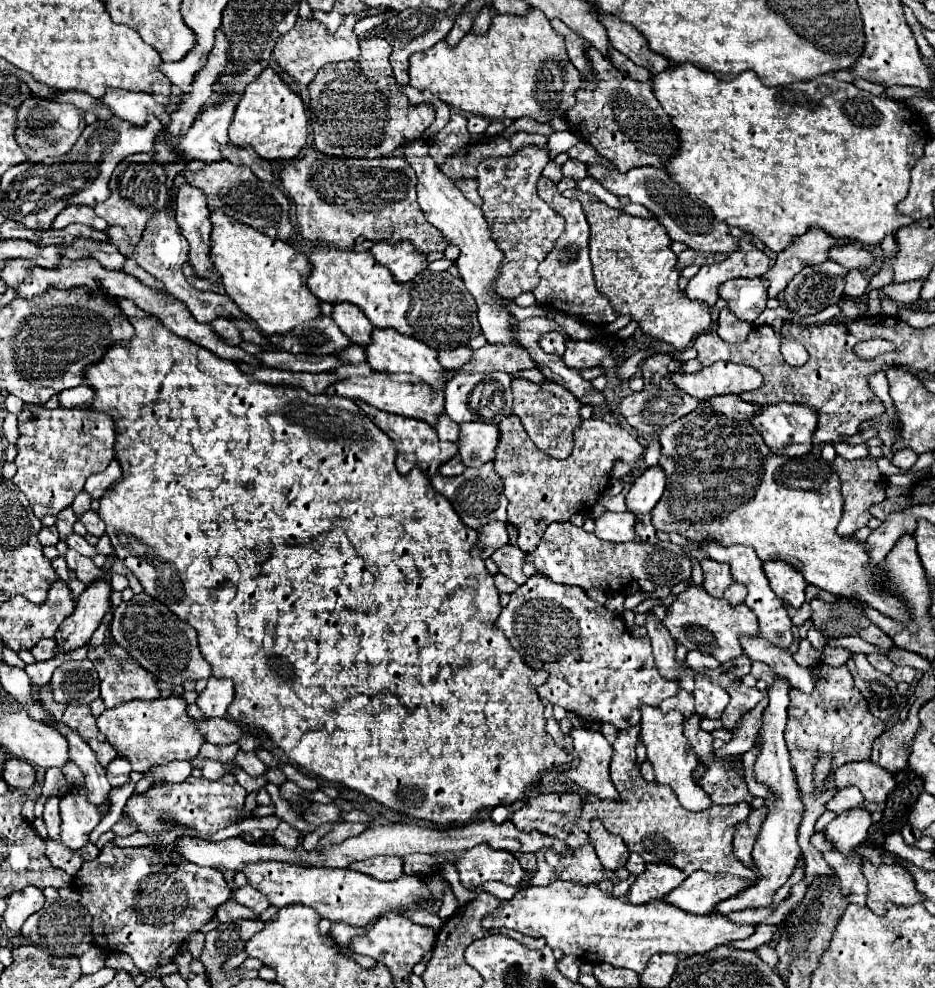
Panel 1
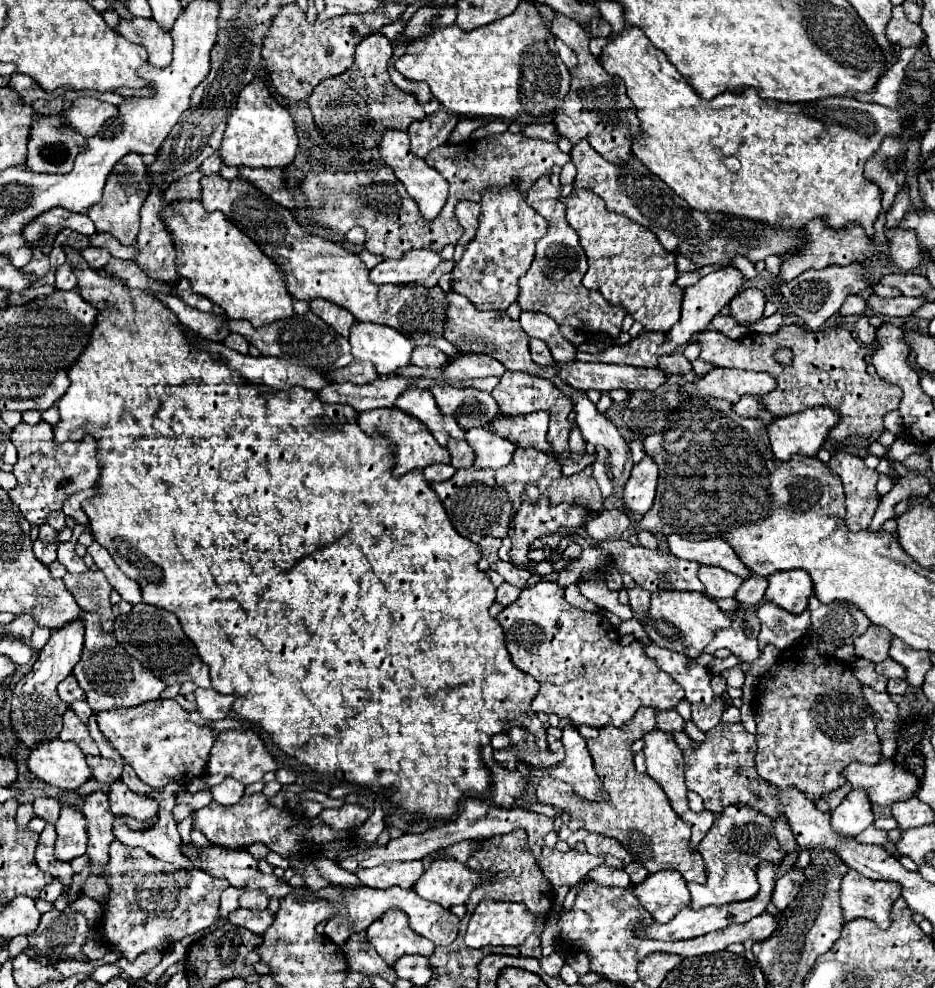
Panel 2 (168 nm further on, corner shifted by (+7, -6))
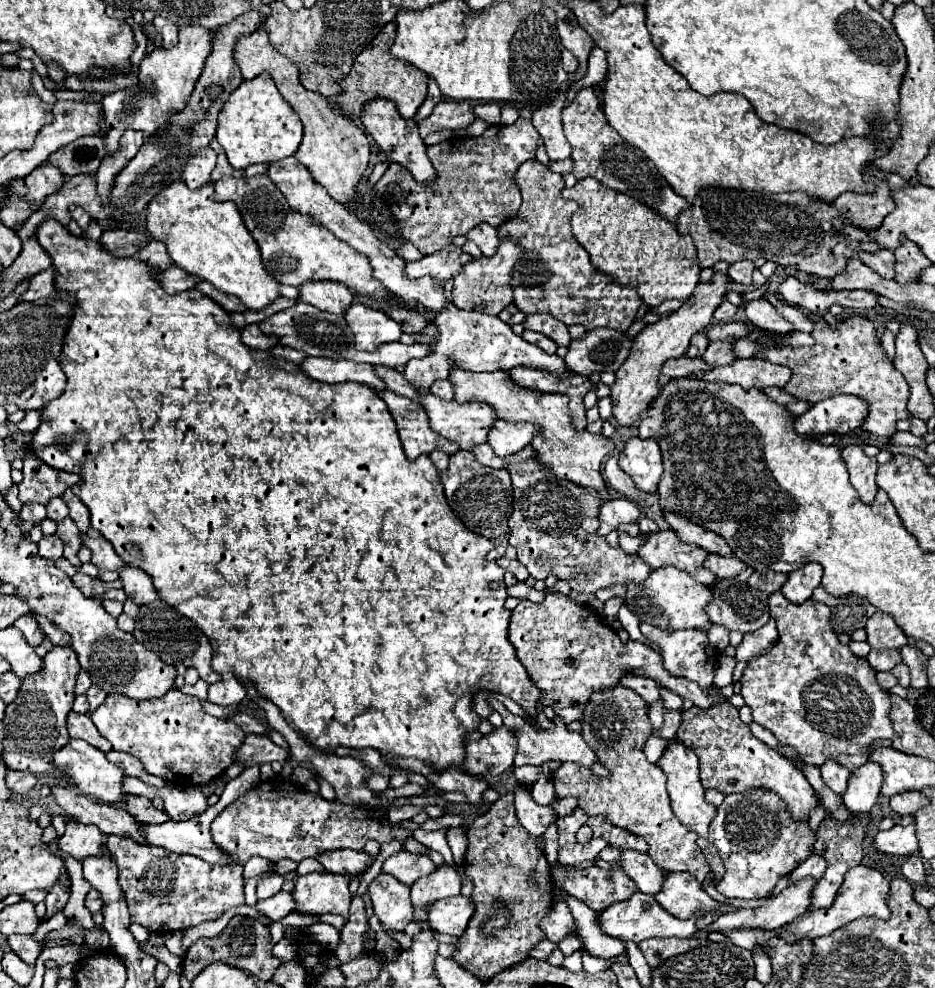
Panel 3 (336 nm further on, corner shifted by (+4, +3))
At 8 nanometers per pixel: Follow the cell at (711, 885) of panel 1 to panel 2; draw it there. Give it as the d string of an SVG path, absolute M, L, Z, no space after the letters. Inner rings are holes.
M746 804L728 806L720 814L720 818L712 824L710 832L700 842L698 851L702 854L708 869L708 882L706 884L688 882L688 890L690 890L688 908L692 910L700 910L706 906L722 906L722 904L740 902L756 896L758 892L758 880L754 874L756 864L760 860L782 862L784 858L784 852L780 852L780 846L774 836L772 818L764 816L762 812Z

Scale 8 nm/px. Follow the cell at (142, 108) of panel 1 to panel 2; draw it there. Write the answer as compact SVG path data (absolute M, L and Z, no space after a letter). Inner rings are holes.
M90 96L76 98L72 106L64 112L66 112L68 124L84 136L94 136L106 120L120 116L118 106L90 98Z

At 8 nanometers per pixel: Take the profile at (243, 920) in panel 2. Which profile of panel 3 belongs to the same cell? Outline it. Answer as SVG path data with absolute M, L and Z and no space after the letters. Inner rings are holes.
M279 891L275 897L259 901L255 907L257 907L257 911L261 911L271 921L281 921L283 917L287 917L295 909L295 899L291 893Z

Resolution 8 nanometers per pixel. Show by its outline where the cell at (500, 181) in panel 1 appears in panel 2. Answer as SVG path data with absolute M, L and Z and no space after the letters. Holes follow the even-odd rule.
M512 182L504 188L486 188L482 192L482 214L478 218L476 236L468 242L462 260L454 266L454 290L466 296L480 310L506 310L520 294L518 280L528 272L534 260L536 242L548 232L548 220L532 210Z

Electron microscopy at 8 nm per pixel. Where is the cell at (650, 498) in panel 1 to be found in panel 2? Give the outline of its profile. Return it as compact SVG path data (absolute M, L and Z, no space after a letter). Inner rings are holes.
M650 456L634 464L632 474L622 492L622 500L630 512L646 514L652 508L656 494L656 480L658 480L658 466Z

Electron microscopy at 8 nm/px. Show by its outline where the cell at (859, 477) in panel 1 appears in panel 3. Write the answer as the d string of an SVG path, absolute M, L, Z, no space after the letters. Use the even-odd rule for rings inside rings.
M849 445L841 453L851 475L851 485L857 489L863 503L871 503L879 489L875 483L877 461L873 457L867 457L863 449L857 445Z

